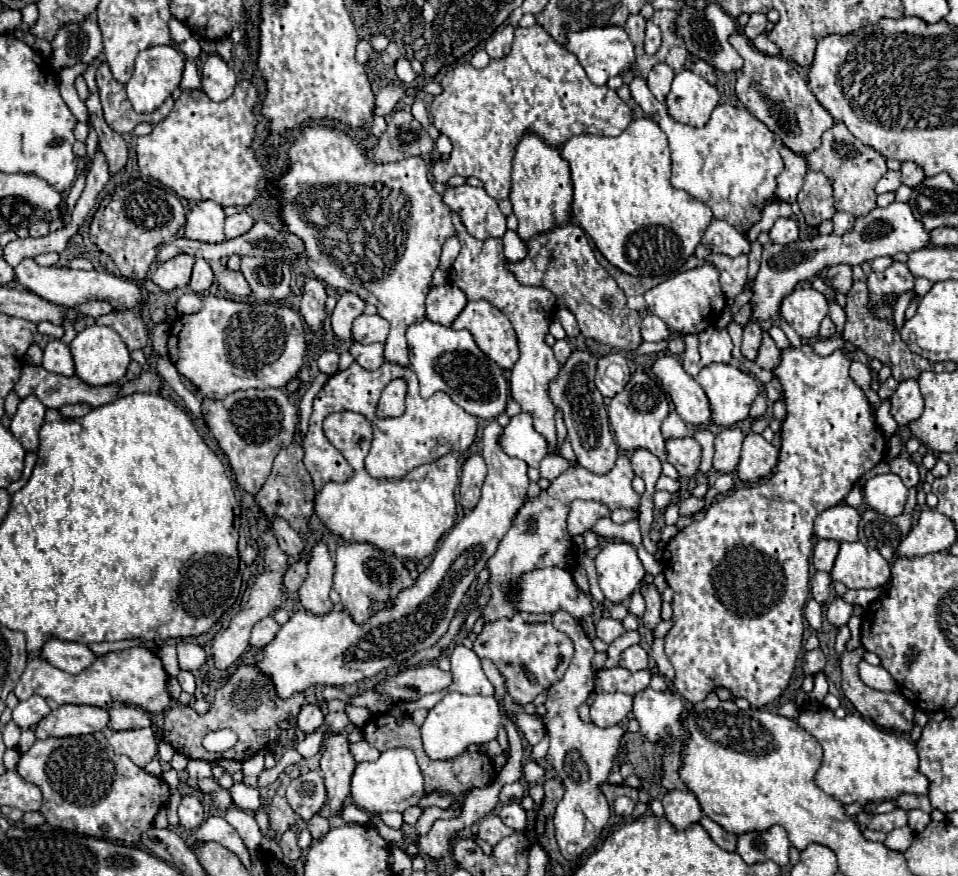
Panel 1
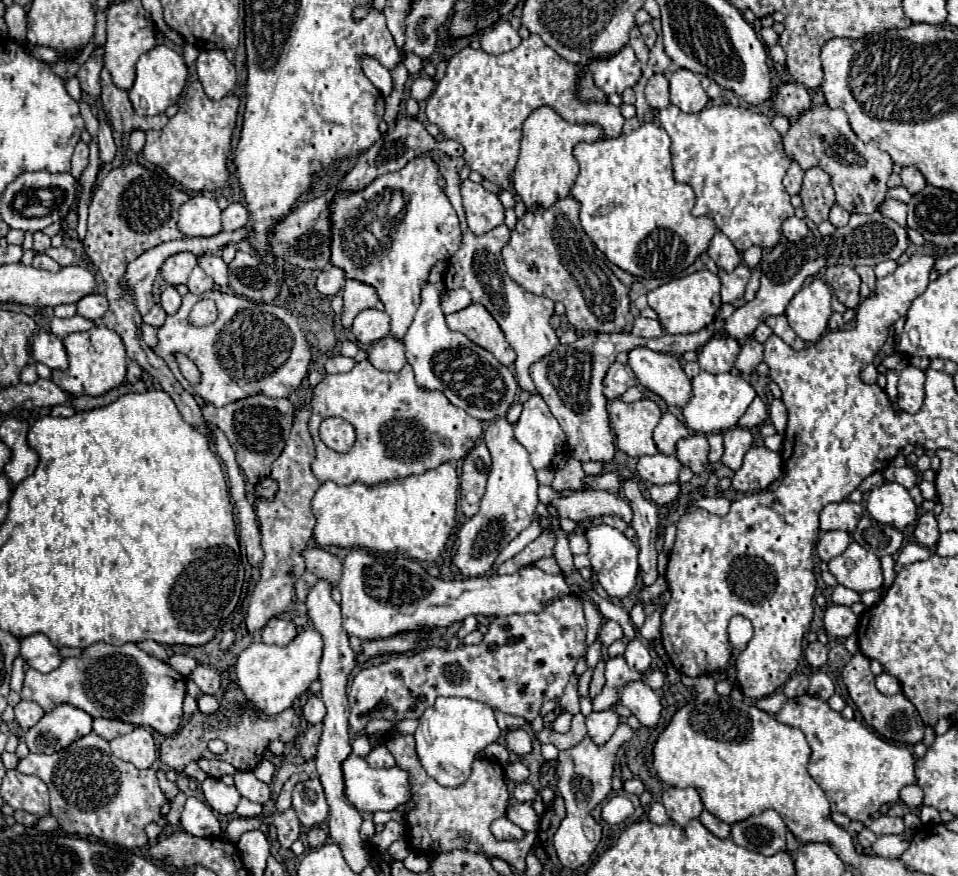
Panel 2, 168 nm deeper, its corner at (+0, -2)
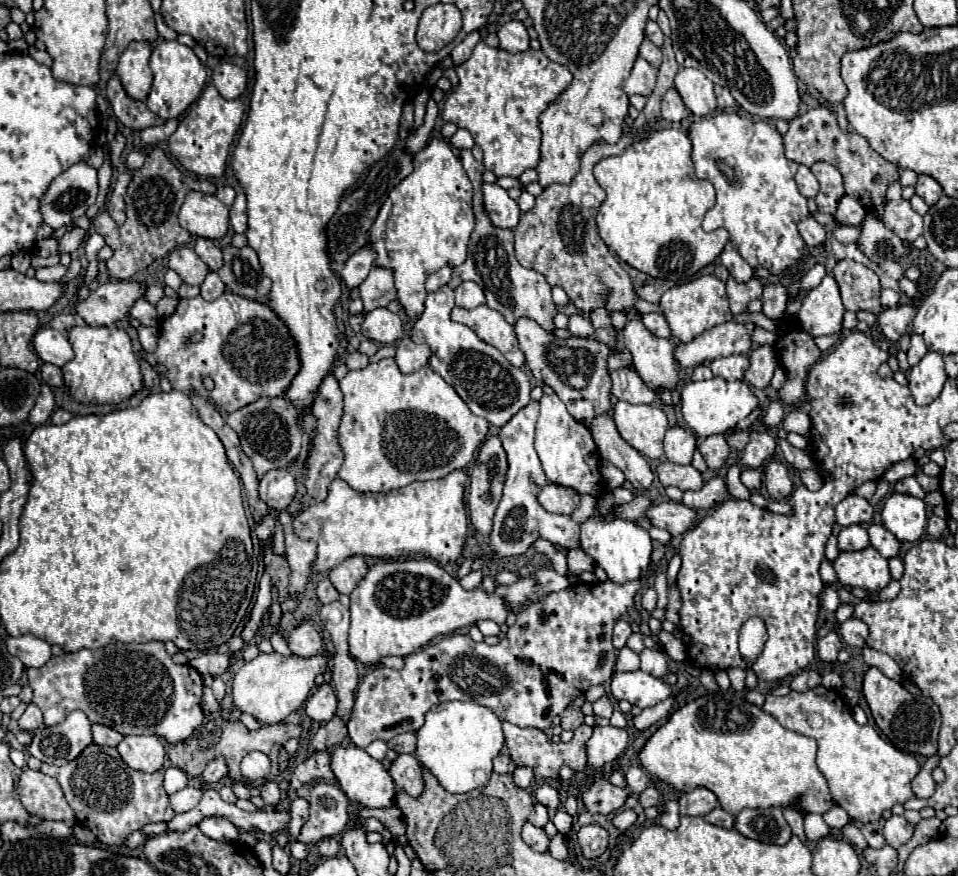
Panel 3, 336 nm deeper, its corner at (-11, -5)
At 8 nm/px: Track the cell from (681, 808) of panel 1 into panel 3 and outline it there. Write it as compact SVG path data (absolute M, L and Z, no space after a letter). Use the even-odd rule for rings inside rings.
M695 788L679 796L681 816L705 816L717 806L717 796L707 788Z

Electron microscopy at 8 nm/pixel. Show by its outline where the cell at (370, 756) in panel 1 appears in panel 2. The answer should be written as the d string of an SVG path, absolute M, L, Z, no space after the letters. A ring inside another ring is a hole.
M380 745L380 747L374 747L372 751L370 751L370 755L368 757L364 757L372 767L376 767L376 769L384 769L384 767L396 767L396 761L394 761L394 757L392 757L392 753L384 747L384 745Z

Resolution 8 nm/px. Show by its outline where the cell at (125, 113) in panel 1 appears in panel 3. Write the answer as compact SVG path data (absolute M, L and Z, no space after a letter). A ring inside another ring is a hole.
M113 74L107 82L107 100L117 116L117 120L133 130L143 130L149 126L161 126L165 124L163 118L147 110L147 106L139 100L133 100L121 86L121 80Z

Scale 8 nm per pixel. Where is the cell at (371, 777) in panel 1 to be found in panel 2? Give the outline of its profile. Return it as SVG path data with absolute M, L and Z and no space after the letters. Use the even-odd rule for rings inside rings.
M348 755L348 759L344 759L342 763L342 775L344 775L344 795L360 813L394 811L398 805L406 803L410 797L408 773L400 767L374 769L362 757Z

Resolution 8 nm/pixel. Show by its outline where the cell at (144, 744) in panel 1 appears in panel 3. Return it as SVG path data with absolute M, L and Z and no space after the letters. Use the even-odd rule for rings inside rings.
M125 736L117 750L133 770L157 772L163 768L165 748L157 736Z

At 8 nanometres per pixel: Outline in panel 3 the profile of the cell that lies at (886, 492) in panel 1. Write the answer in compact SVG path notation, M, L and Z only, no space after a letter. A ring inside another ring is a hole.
M893 492L881 512L883 526L893 532L901 542L915 542L925 532L927 512L921 498Z

